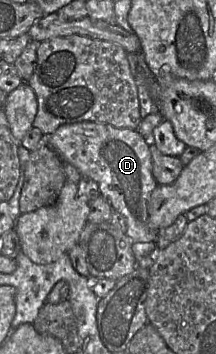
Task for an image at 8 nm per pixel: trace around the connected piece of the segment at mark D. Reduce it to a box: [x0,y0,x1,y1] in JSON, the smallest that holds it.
[45,122,157,242]

